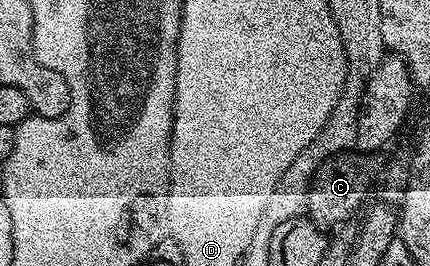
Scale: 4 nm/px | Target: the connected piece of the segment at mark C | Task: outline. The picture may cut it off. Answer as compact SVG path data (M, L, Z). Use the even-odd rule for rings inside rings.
M346 151L323 161L317 169L316 175L313 176L313 184L309 187L307 198L309 220L326 231L332 231L343 222L350 220L354 216L353 212L357 208L360 210L366 204L365 196L368 195L373 180L376 177L378 180L379 174L382 172L383 161L380 161L379 158L377 153Z

